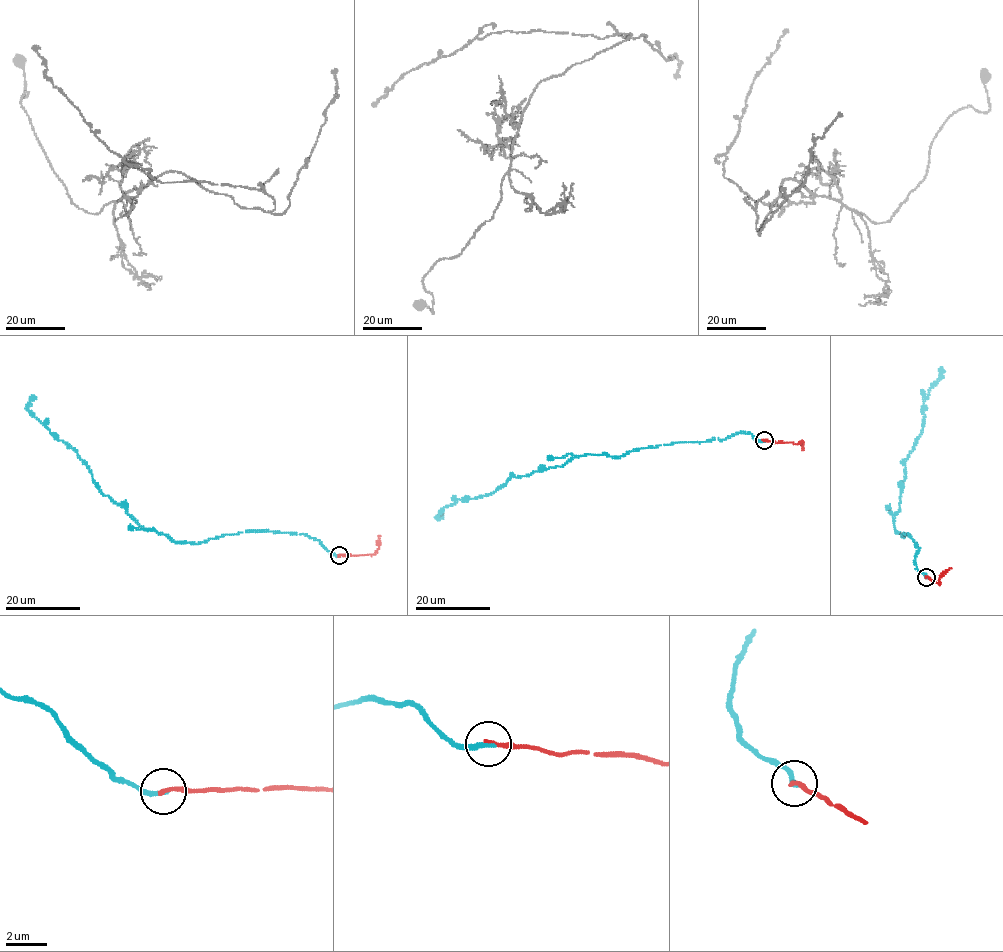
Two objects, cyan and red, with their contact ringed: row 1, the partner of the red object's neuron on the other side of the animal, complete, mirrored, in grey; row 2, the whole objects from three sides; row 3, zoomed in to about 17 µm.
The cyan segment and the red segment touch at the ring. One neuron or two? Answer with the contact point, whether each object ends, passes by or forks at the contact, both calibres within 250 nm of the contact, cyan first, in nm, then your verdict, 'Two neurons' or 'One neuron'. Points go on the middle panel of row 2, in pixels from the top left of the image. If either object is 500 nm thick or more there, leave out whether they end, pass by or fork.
Place: (764, 440). At the ring cyan ends. At the ring red ends. Thickness 240 nm (cyan) against 220 nm. Two neurons

